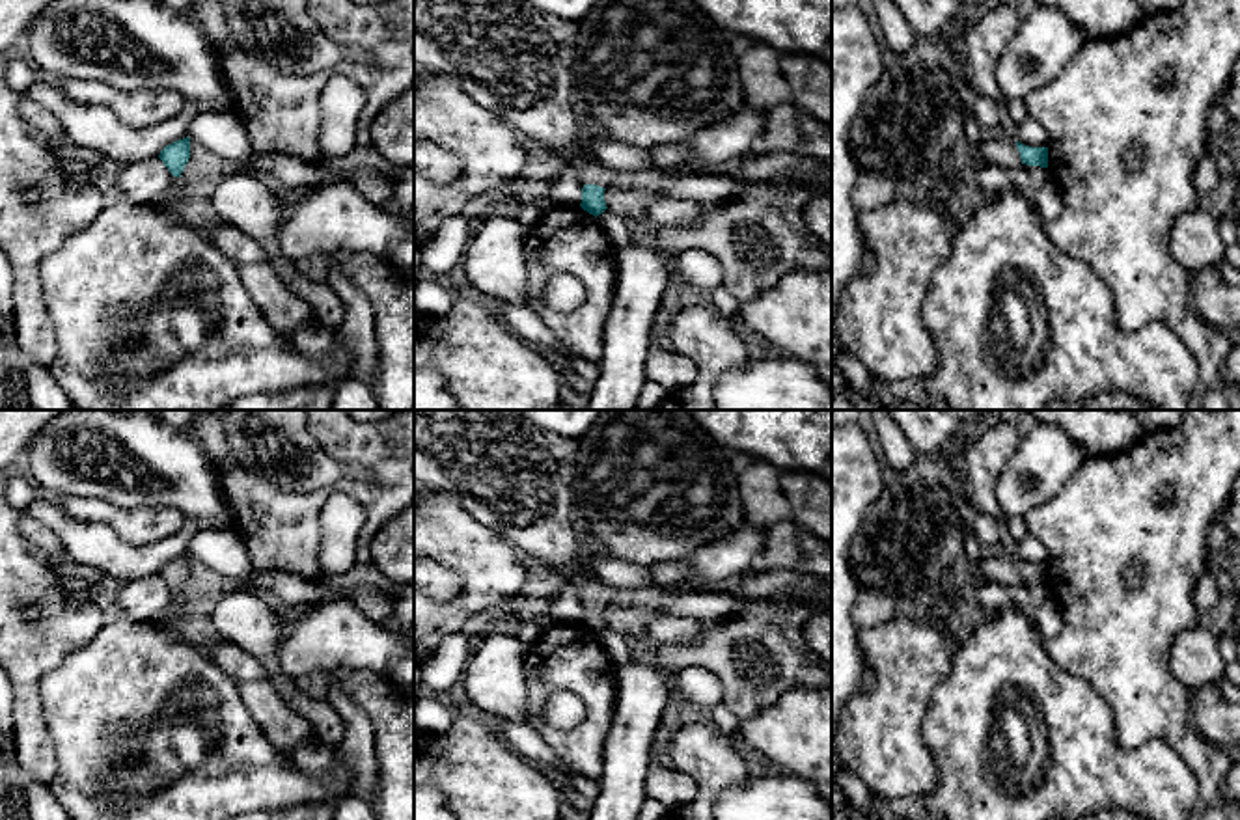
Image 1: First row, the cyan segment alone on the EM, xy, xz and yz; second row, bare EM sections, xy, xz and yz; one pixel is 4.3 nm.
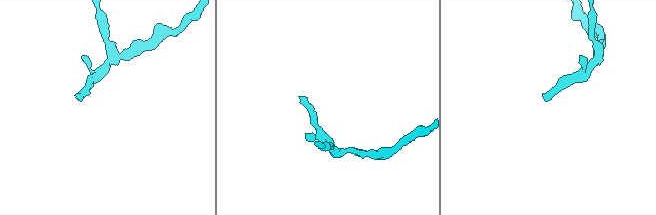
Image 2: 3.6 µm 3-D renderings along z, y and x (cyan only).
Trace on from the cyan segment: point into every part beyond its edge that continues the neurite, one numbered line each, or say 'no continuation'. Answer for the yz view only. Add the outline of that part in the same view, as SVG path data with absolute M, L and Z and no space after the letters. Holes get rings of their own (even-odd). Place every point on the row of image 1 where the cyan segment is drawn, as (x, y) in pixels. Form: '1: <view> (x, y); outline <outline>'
1: yz (994, 150); outline M994 134L985 136L975 147L966 145L960 151L960 158L957 160L955 168L960 168L962 164L994 164L1003 170L1013 170L1022 166L1022 158L1016 142L1007 142L1003 136ZM947 170L921 184L921 194L936 205L949 207L953 199L953 170Z

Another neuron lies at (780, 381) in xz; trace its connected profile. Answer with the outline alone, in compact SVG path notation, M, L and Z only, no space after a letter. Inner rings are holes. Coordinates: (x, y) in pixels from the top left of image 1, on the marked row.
M751 352L750 362L727 371L714 391L716 410L832 410L832 388L817 367L789 352Z

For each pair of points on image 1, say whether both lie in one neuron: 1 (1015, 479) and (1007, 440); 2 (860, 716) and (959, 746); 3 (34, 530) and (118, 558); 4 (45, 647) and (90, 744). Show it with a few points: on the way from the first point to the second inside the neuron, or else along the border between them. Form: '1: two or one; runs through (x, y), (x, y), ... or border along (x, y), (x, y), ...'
1: two; border along (1024, 429), (1019, 446), (996, 479), (994, 496)
2: two; border along (931, 692), (923, 742), (938, 776)
3: two; border along (23, 509), (45, 524), (66, 552)
4: two; border along (88, 640), (41, 679), (43, 710)

